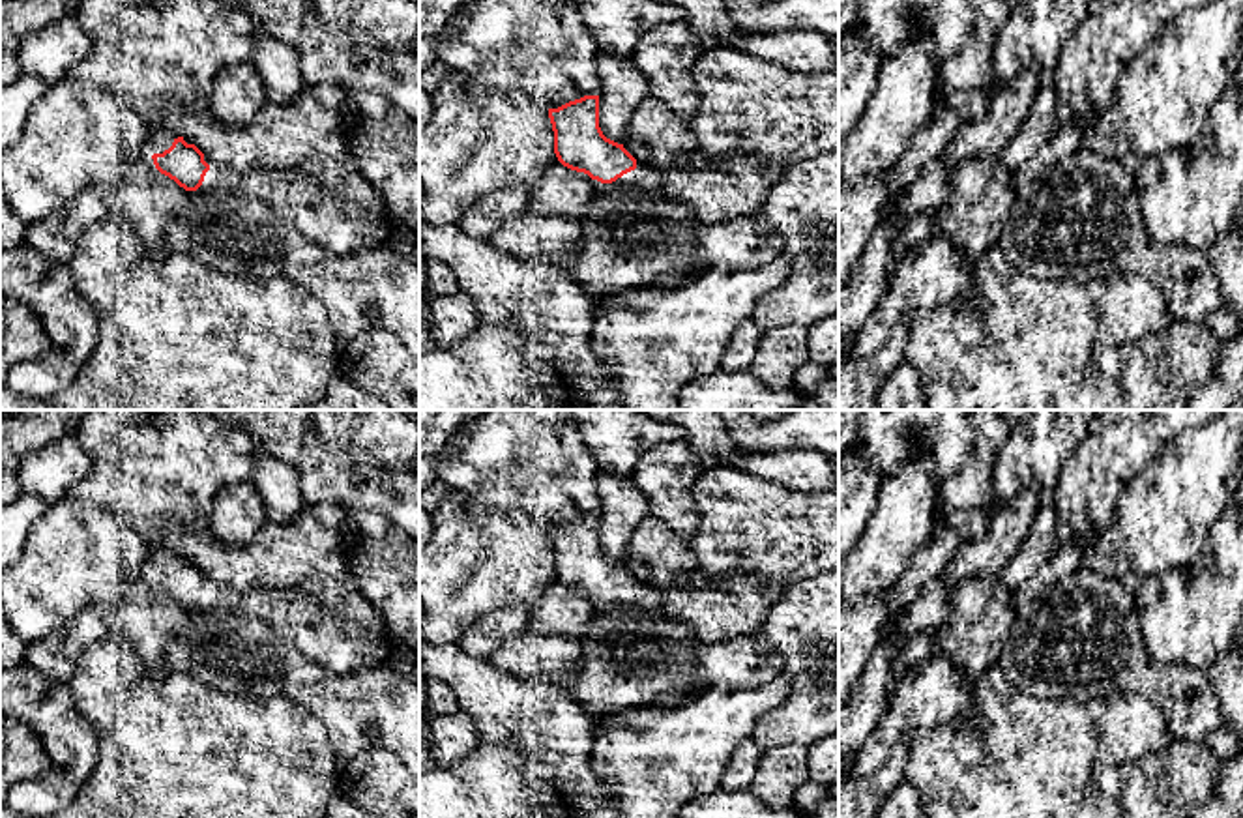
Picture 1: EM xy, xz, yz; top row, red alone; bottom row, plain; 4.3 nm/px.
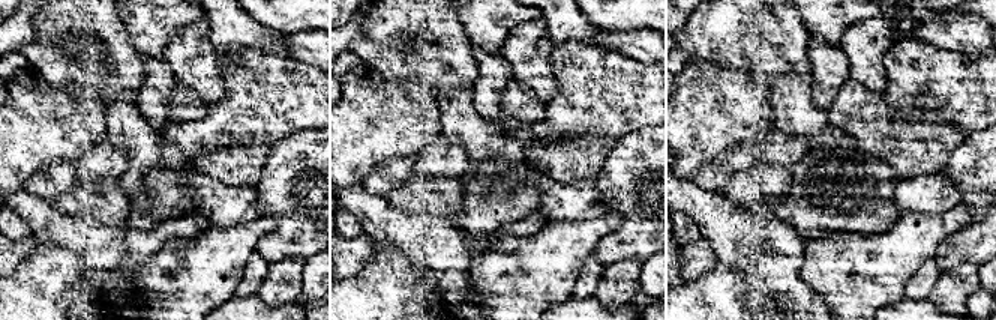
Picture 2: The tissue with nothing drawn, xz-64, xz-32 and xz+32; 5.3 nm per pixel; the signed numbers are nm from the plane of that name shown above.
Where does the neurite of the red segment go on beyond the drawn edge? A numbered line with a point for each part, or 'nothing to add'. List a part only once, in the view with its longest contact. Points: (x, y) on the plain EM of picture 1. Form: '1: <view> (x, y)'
1: xz (646, 598)

